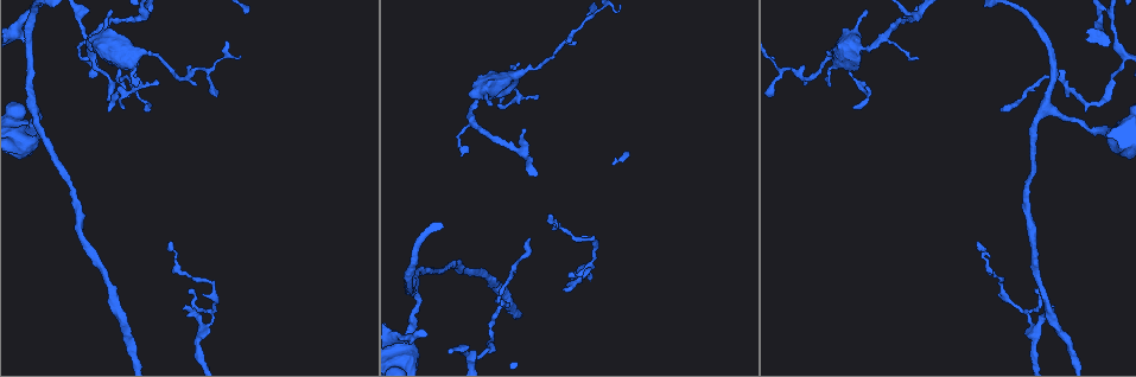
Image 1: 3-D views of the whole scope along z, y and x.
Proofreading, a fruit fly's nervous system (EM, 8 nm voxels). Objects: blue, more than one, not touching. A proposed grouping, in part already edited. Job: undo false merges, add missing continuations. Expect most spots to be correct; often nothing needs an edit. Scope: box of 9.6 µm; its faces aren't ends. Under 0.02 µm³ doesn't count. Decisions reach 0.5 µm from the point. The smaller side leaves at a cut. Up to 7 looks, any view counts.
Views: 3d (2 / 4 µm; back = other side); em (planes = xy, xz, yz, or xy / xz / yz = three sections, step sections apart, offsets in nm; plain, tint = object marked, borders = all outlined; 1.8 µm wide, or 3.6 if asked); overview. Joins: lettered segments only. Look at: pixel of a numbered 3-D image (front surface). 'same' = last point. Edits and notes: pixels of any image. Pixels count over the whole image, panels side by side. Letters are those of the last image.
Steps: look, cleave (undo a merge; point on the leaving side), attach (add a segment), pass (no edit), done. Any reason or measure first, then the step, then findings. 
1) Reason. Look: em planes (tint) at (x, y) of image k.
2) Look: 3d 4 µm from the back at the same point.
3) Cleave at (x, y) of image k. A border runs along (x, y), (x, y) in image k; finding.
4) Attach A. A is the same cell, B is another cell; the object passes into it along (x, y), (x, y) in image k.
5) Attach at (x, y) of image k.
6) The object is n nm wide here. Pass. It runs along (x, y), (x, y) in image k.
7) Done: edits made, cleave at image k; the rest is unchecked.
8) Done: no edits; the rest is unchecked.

End of a long branch. Look: em xy step 16 (tint) at (150, 109) of image 1.

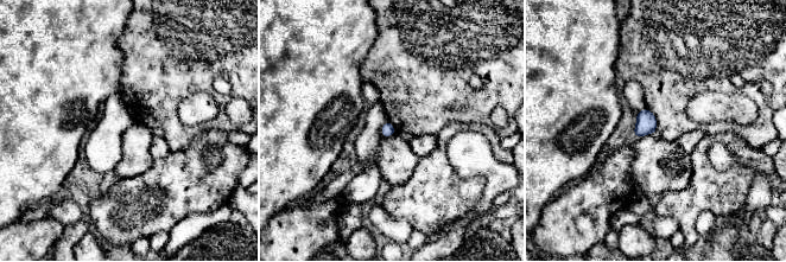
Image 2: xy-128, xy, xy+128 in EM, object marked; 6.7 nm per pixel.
Look: em planes (tint) at the same point.

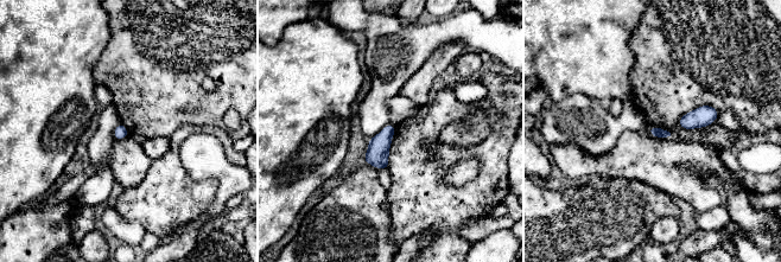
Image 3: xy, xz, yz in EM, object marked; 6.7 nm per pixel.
Look: em planes (borders) at the same point.

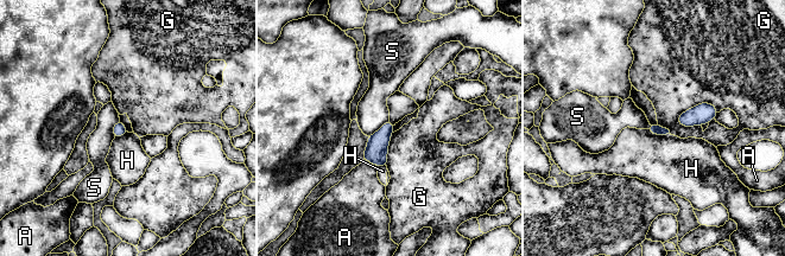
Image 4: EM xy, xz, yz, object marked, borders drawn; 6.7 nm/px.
The longest contact is with G, 300 nm. Pass. A, G, H and S are other cells; a border runs along (717, 109), (697, 103), (677, 122) in image 4; no lettered segment goes on from it.

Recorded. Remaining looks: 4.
An open end. Look: 3d 2 µm at (173, 243) of image 1.

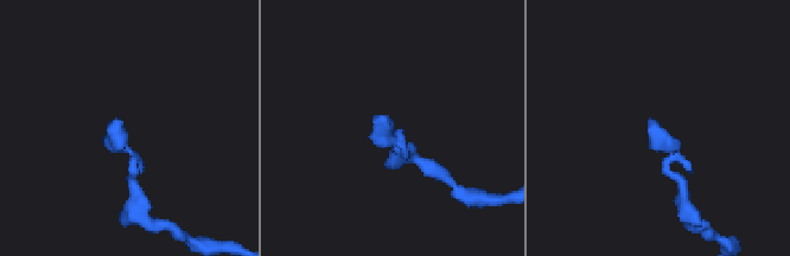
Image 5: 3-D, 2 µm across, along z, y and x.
Need the tissue. Look: em planes (borders) at (653, 117) of image 5.

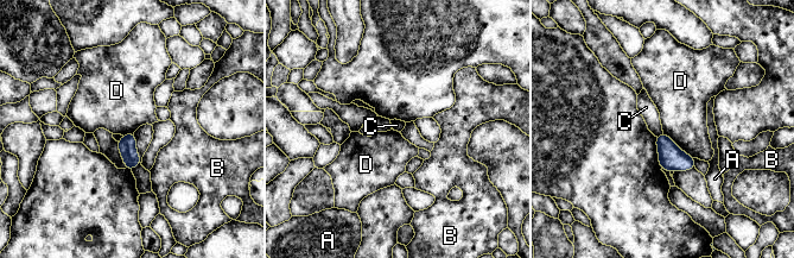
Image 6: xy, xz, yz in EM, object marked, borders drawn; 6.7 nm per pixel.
The longest contact is with D, 280 nm. Pass. A, B, C and D are other cells; none of them fits.

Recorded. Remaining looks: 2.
An open end. Look: 3d 2 µm at (134, 84) of image 1.

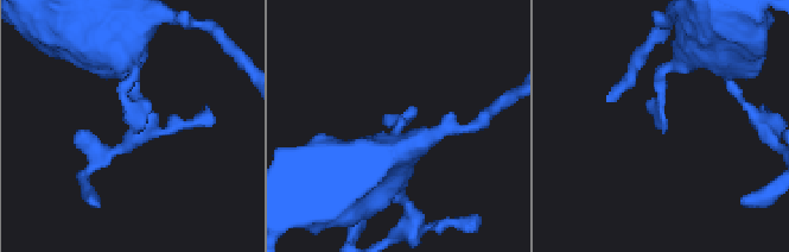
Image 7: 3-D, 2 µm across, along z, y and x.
Look: em planes (borders) at (137, 129) of image 7.

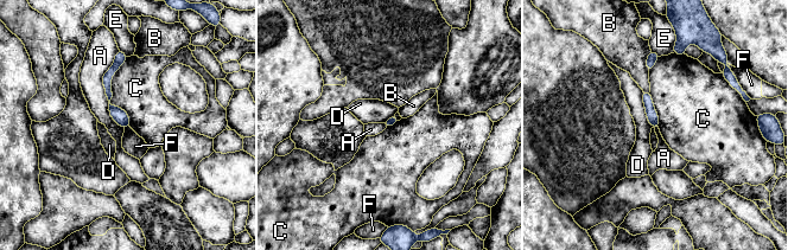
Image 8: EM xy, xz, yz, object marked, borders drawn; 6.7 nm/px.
Pass. A, B, C, D, E and F are other cells; a border runs along (128, 57), (110, 103), (129, 126) in image 8; no lettered segment goes on from it.

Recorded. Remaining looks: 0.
Done: no edits; the rest is unchecked.

